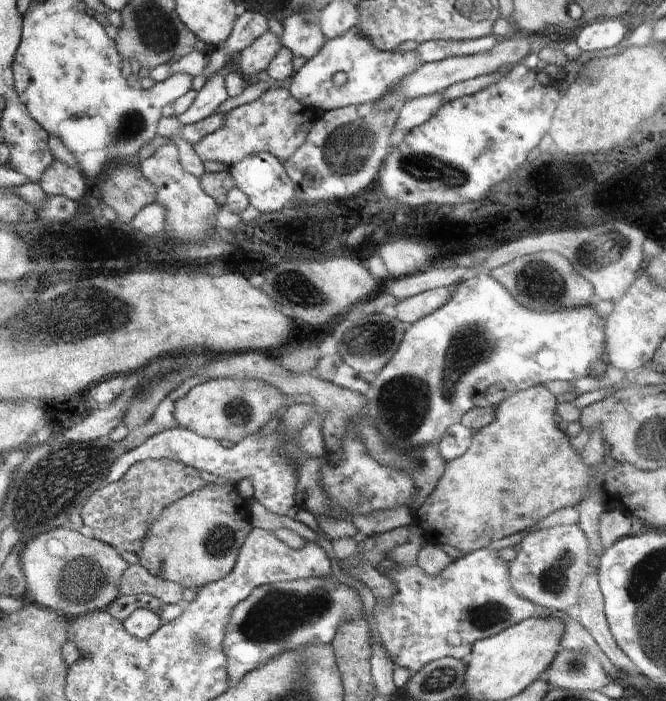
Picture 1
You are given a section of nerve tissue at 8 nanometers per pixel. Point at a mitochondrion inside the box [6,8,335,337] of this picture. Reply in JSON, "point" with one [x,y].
{"point":[131,124]}

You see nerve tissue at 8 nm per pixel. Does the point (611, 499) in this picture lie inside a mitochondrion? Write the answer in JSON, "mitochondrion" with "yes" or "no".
{"mitochondrion":"no"}

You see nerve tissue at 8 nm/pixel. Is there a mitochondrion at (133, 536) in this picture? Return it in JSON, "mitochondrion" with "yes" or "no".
{"mitochondrion":"no"}

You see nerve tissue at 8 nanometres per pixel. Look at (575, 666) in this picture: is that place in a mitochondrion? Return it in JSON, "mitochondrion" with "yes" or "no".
{"mitochondrion":"yes"}

